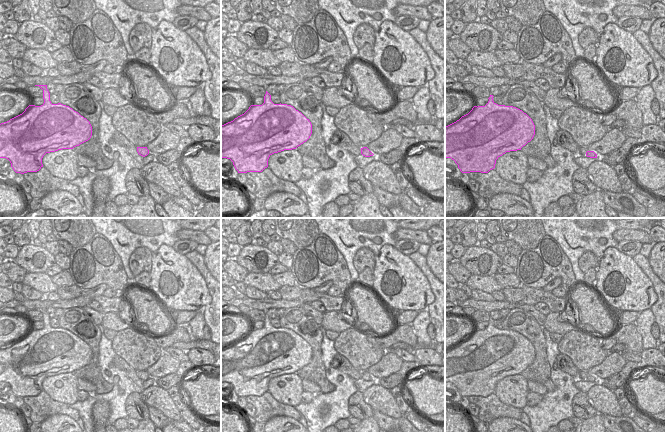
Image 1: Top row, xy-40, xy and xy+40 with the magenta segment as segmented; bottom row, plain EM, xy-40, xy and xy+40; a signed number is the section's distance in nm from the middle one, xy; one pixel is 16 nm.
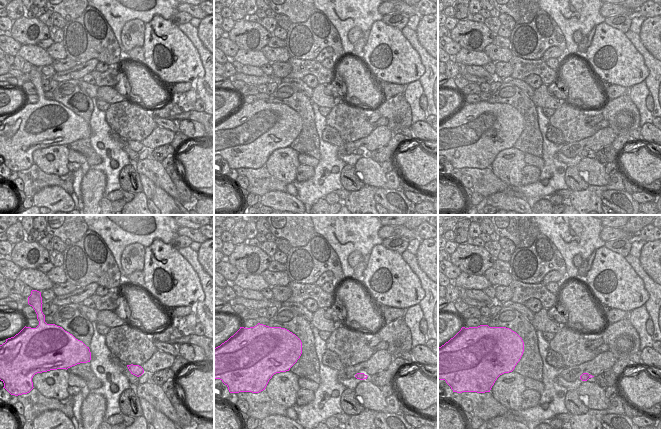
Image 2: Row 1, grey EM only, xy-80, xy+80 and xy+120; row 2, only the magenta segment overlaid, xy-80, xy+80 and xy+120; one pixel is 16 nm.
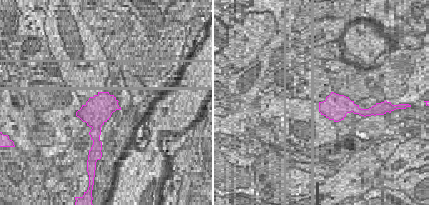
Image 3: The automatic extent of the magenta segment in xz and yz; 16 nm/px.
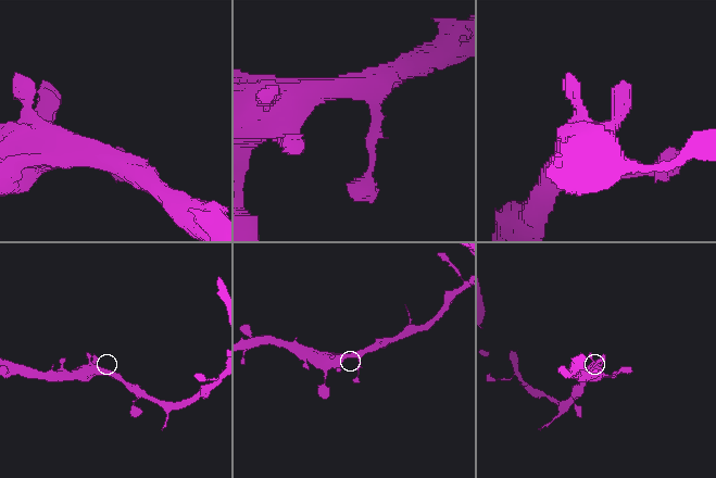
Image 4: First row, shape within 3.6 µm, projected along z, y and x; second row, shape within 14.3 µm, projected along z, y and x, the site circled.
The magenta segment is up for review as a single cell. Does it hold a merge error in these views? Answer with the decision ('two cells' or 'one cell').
one cell

